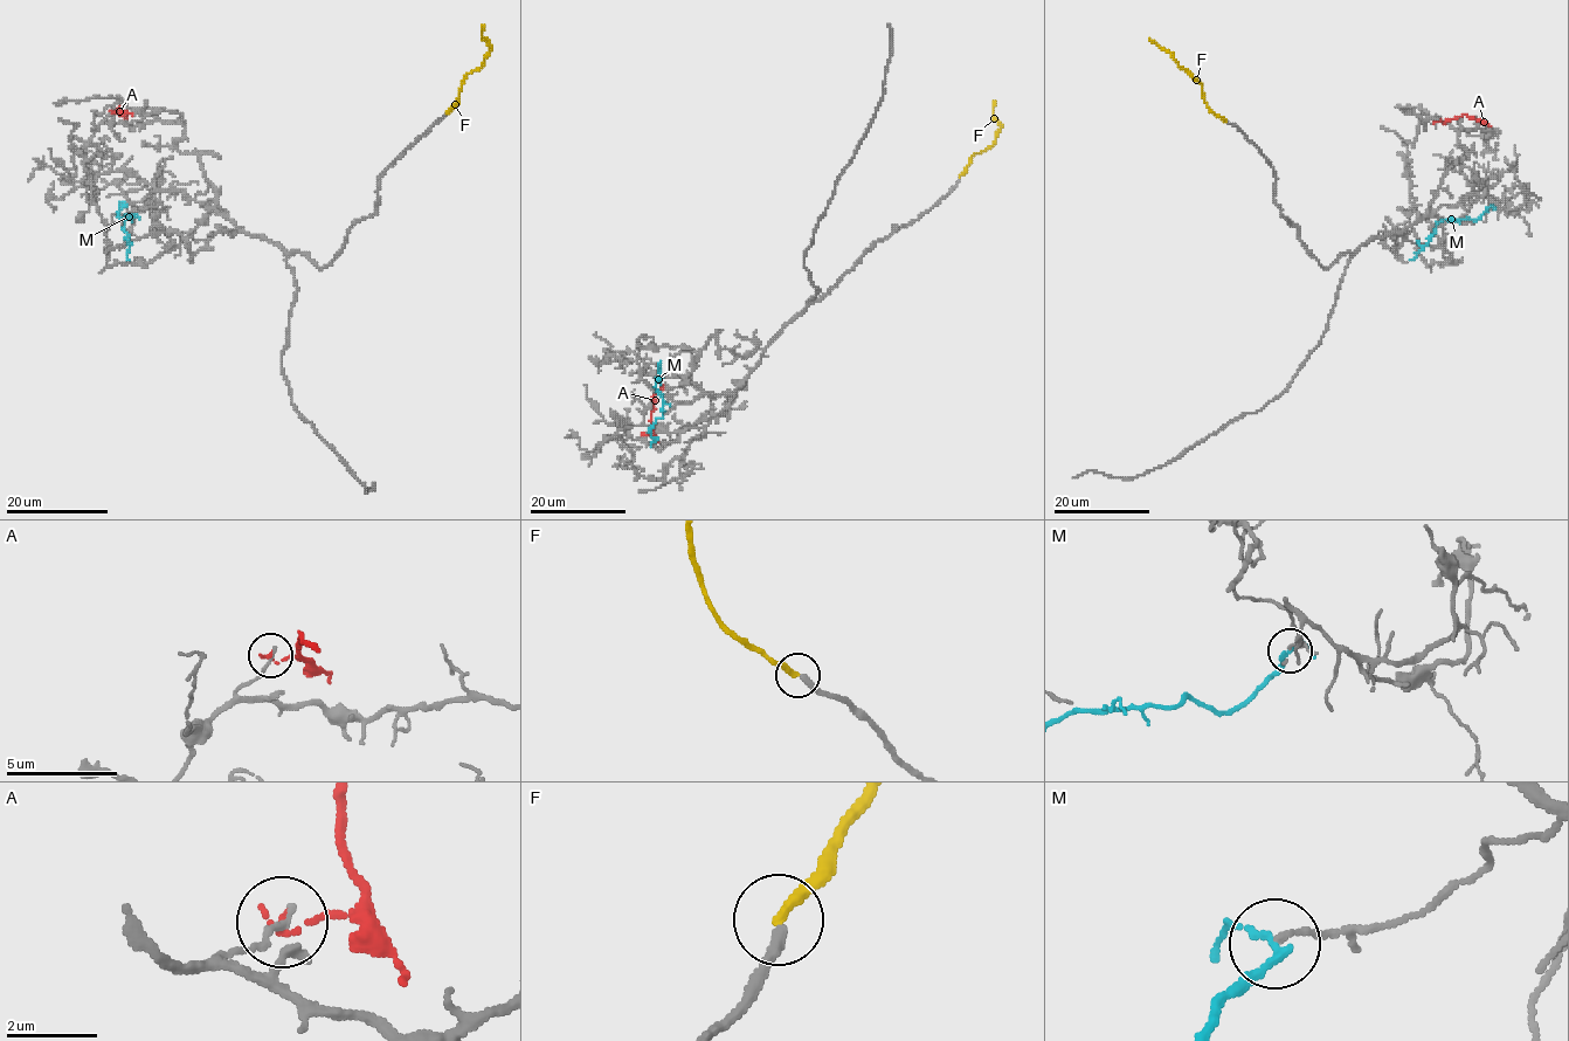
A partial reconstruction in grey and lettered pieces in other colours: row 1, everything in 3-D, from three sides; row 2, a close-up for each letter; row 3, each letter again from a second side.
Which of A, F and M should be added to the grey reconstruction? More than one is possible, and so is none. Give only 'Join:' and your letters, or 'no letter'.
Join: no letter

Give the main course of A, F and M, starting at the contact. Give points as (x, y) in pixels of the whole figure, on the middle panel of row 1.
A: (644, 434), (652, 432), (652, 398), (663, 384)
F: (960, 177), (974, 153), (992, 144), (1000, 128), (992, 114), (993, 100)
M: (656, 440), (649, 431), (663, 415), (662, 394), (655, 387), (661, 378), (659, 362)

